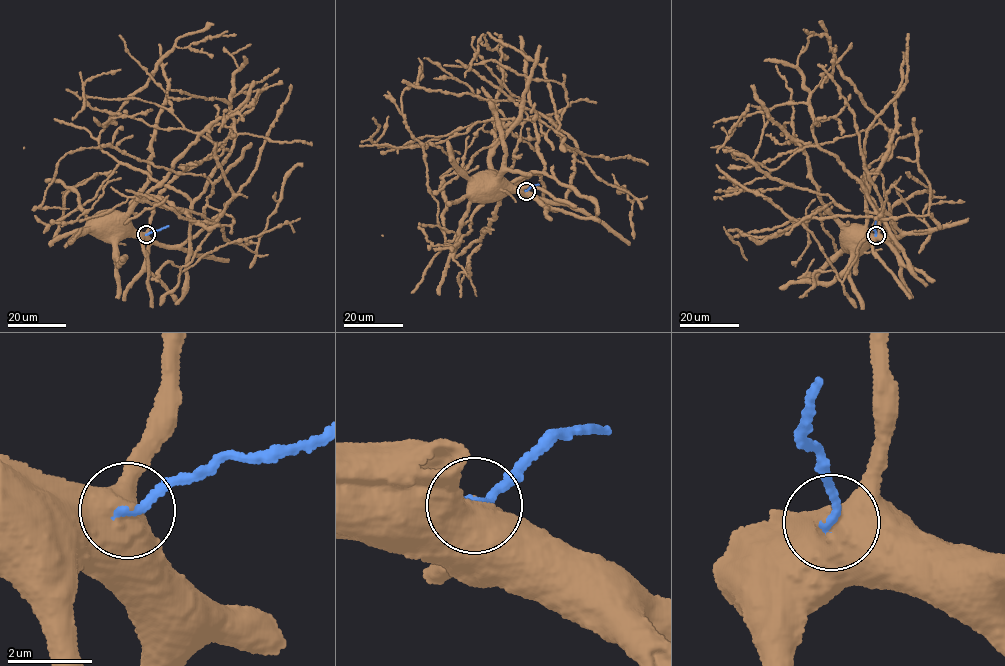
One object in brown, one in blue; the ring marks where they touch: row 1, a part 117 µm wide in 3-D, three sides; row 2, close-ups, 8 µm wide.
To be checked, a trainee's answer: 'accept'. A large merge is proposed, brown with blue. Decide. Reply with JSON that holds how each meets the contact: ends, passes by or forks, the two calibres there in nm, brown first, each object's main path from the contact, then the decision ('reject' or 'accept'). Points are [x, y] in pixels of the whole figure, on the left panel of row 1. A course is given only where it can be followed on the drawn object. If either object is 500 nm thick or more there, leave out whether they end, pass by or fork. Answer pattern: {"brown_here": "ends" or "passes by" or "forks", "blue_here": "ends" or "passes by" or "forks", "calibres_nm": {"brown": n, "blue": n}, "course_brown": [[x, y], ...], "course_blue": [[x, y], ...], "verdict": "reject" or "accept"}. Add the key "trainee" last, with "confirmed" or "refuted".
{"calibres_nm": {"brown": 750, "blue": 220}, "course_brown": [[147, 234], [128, 231]], "course_blue": [[147, 234], [168, 225]], "verdict": "reject", "trainee": "refuted"}

